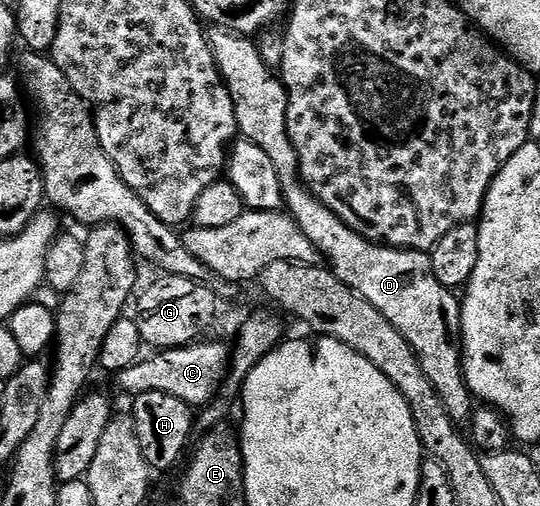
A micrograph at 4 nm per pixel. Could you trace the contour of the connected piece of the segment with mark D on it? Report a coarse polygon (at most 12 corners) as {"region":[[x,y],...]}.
{"region":[[208,33],[237,131],[328,267],[411,346],[458,426],[461,300],[429,252],[363,238],[301,181],[289,95],[248,36]]}

